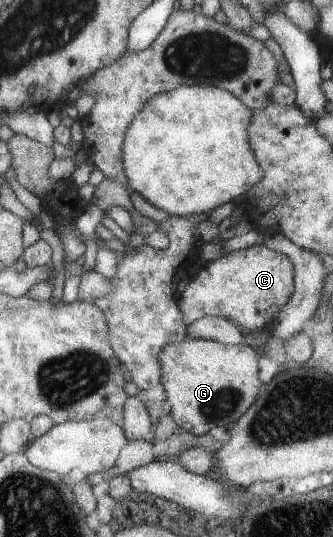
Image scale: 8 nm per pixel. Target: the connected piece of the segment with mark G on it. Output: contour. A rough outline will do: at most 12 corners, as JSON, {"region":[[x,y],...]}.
{"region":[[164,346],[159,383],[192,435],[231,428],[255,403],[250,346]]}

